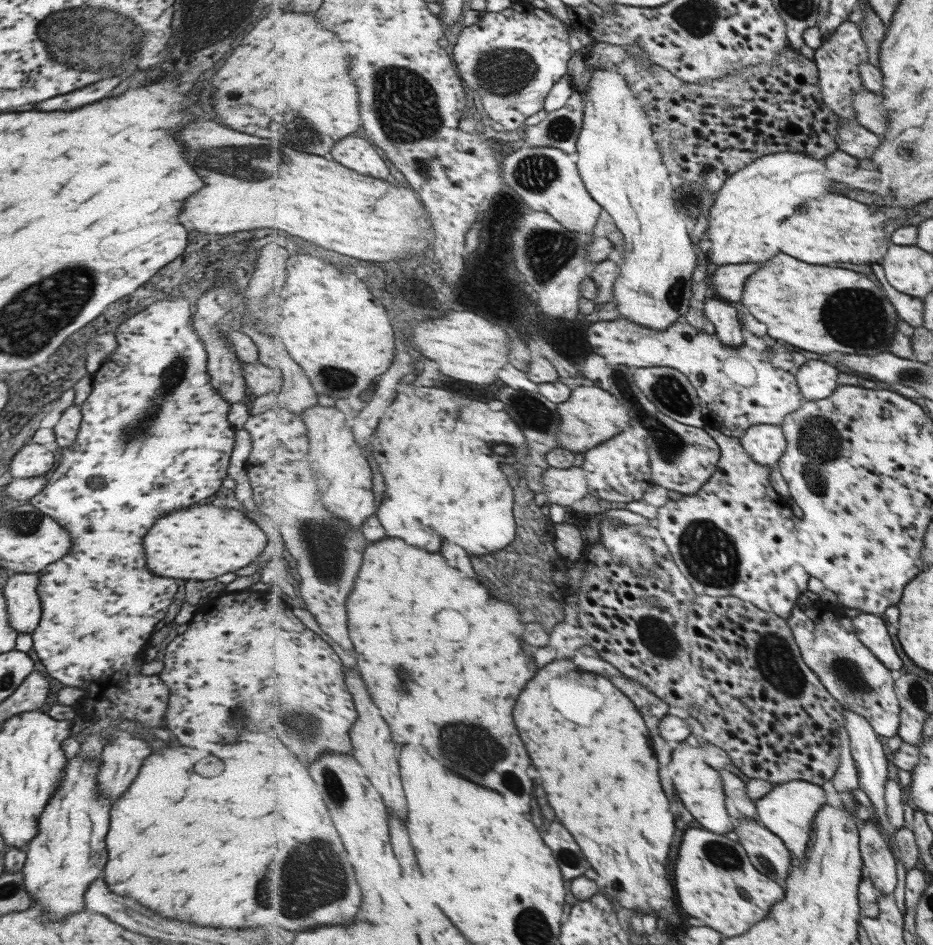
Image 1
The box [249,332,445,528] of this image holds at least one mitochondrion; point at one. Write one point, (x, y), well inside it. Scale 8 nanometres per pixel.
(345, 379)

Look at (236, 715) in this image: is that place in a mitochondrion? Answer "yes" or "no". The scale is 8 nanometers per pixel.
yes

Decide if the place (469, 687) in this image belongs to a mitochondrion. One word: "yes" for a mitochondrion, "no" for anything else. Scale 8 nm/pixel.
no

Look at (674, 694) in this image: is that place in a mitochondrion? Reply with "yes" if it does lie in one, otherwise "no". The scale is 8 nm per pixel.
no

